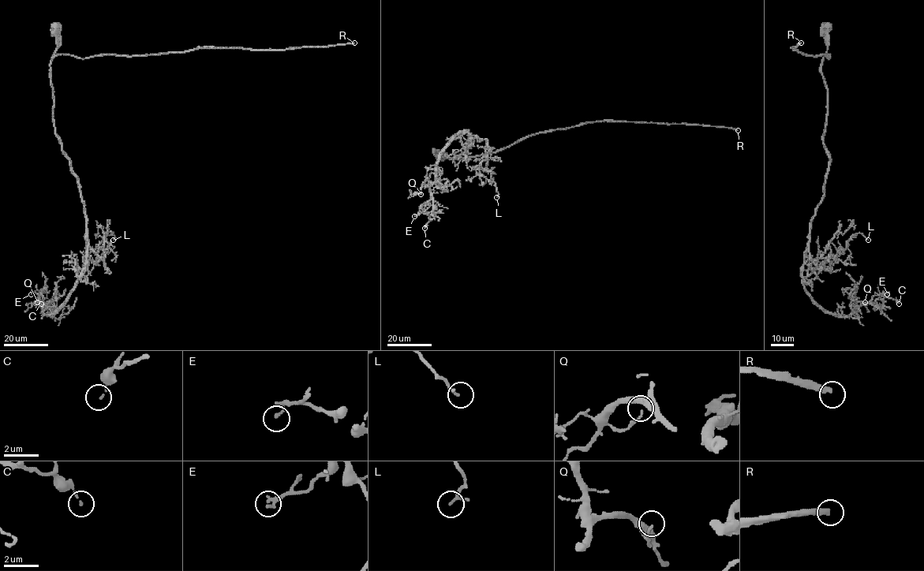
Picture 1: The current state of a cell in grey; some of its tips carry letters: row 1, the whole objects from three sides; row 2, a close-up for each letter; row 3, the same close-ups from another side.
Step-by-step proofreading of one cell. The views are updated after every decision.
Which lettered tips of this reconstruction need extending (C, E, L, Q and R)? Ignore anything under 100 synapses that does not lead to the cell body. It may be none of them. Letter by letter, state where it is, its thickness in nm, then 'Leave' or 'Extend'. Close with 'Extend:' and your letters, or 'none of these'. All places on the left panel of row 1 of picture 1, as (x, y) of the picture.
C: Place: (41, 304). Thickness 90 nm. Leave
E: Place: (31, 294). Thickness 130 nm. Leave
L: Place: (113, 240). Thickness 90 nm. Leave
Q: Place: (37, 302). Thickness 90 nm. Leave
R: Place: (354, 42). Thickness 320 nm. Extend
Extend: R

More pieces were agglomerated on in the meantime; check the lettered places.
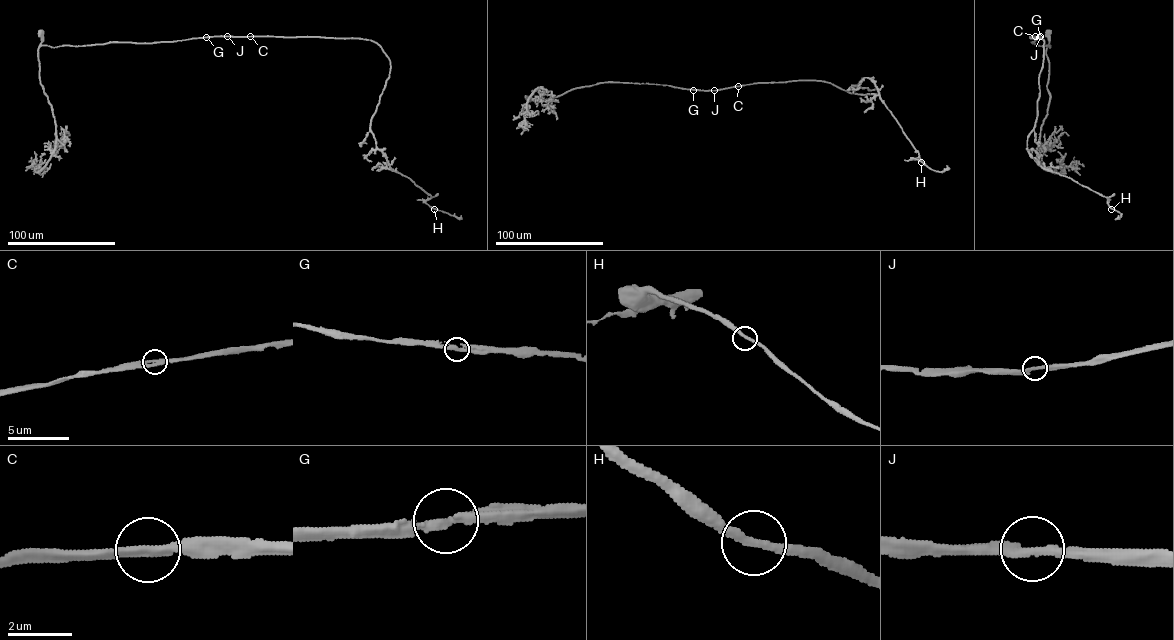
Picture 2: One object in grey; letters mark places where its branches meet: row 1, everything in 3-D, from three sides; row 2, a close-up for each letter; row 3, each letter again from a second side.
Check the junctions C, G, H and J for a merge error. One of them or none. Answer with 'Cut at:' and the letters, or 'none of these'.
Cut at: none of these

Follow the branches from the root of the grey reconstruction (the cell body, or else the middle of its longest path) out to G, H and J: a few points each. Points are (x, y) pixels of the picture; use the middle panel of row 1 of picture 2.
G: (528, 98), (550, 99), (577, 88), (607, 82), (657, 84), (693, 90)
H: (528, 98), (607, 82), (715, 90), (811, 80), (878, 94), (859, 85), (869, 77), (921, 162)
J: (528, 98), (550, 99), (577, 88), (607, 82), (714, 90)

